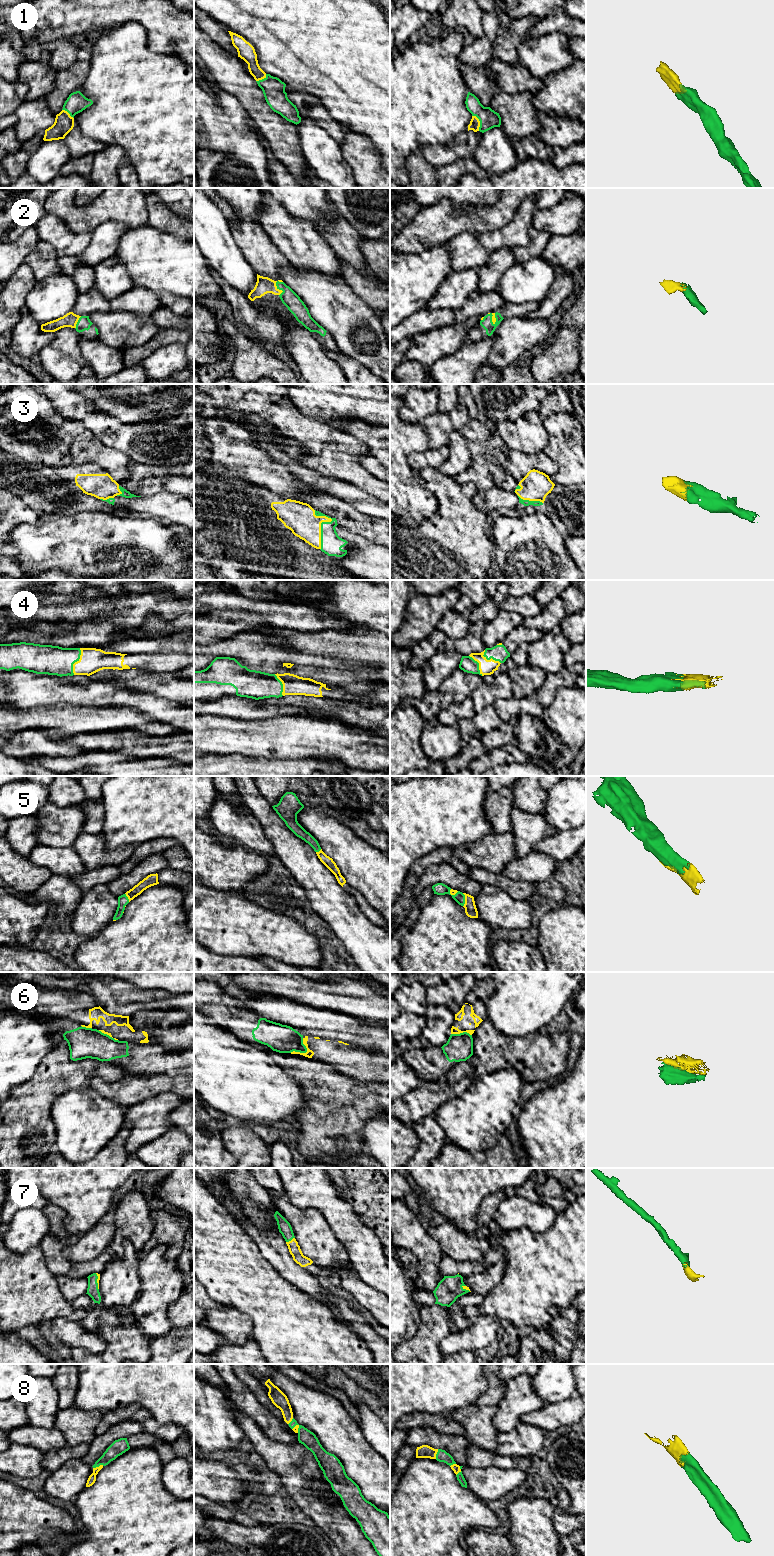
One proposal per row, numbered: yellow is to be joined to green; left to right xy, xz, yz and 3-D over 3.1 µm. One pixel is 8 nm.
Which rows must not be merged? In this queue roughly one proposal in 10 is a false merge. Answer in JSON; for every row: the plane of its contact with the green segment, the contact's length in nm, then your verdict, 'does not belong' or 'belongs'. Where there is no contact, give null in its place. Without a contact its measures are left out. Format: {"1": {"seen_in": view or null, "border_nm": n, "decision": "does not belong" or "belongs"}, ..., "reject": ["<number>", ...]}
{"1": {"seen_in": "yz", "border_nm": 140, "decision": "belongs"}, "2": {"seen_in": "xz", "border_nm": 130, "decision": "belongs"}, "3": {"seen_in": "xz", "border_nm": 320, "decision": "belongs"}, "4": {"seen_in": "xy", "border_nm": 220, "decision": "belongs"}, "5": {"seen_in": "yz", "border_nm": 110, "decision": "belongs"}, "6": {"seen_in": "xz", "border_nm": 160, "decision": "does not belong"}, "7": {"seen_in": "xz", "border_nm": 80, "decision": "belongs"}, "8": {"seen_in": "xy", "border_nm": 90, "decision": "belongs"}, "reject": ["6"]}

